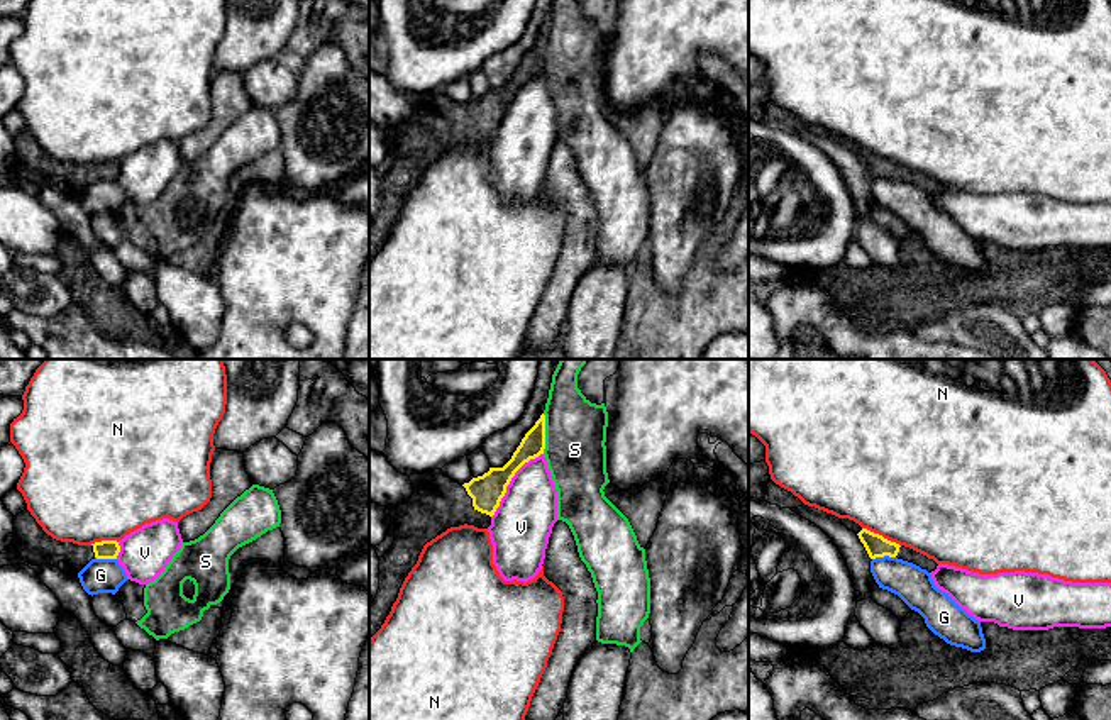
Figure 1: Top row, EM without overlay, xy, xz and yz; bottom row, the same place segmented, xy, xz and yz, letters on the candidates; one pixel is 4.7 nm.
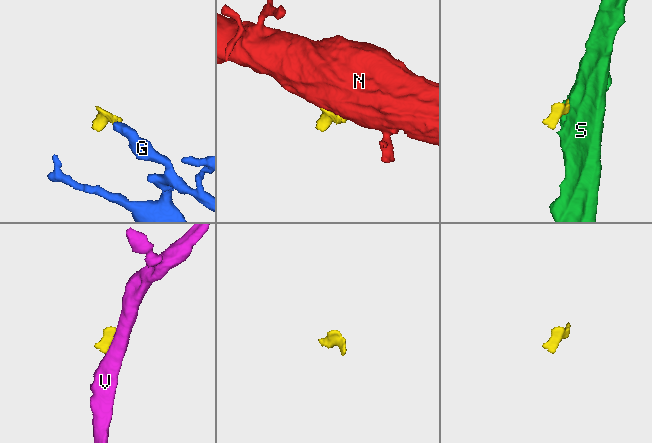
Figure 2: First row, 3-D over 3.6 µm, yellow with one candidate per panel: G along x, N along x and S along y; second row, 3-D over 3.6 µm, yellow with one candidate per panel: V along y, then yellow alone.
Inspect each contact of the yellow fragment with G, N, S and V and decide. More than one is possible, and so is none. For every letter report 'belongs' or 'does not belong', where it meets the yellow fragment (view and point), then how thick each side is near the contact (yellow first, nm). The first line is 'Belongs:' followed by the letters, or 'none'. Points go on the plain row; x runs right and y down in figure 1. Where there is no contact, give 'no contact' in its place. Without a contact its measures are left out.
Belongs: none
G: does not belong | yz (883, 177) | 110/180 nm
N: does not belong | yz (881, 156) | 110/500 nm
S: does not belong | xz (544, 55) | 110/280 nm
V: does not belong | xz (510, 100) | 160/280 nm

